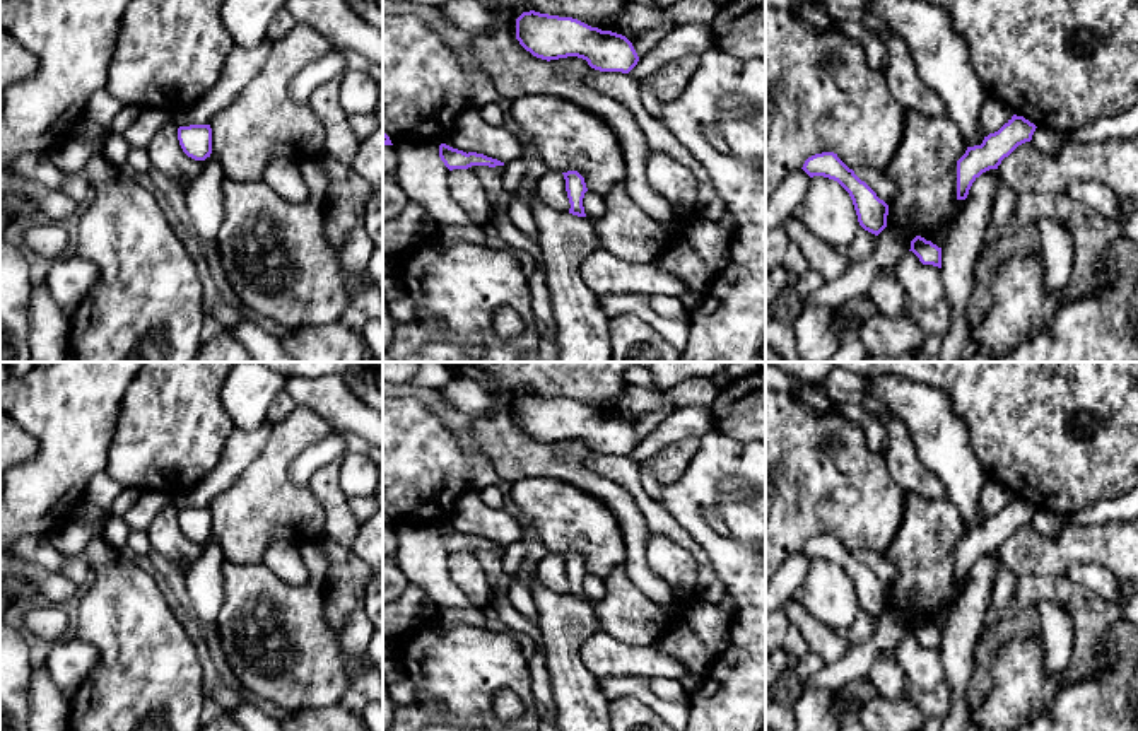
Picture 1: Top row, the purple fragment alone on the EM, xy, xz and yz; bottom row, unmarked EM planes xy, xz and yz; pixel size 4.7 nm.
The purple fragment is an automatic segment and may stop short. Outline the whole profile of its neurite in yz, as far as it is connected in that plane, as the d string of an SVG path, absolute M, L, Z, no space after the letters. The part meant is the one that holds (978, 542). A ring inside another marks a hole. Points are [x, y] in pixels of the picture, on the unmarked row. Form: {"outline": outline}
{"outline": "M1013 497L998 514L984 519L981 528L967 529L957 543L957 582L965 582L972 565L986 553L998 552L1018 528L1030 524L1035 507Z"}

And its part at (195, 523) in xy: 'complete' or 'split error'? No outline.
complete

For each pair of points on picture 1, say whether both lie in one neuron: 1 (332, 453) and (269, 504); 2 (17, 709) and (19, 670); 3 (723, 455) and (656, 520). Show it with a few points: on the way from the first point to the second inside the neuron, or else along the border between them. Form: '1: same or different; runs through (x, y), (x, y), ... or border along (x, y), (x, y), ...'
1: different; border along (308, 446), (291, 463), (289, 482), (294, 487)
2: same; runs through (17, 699), (17, 680)
3: different; border along (658, 502), (692, 538)

